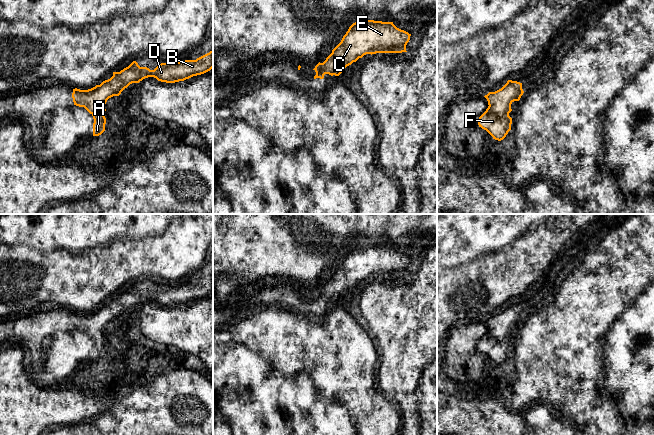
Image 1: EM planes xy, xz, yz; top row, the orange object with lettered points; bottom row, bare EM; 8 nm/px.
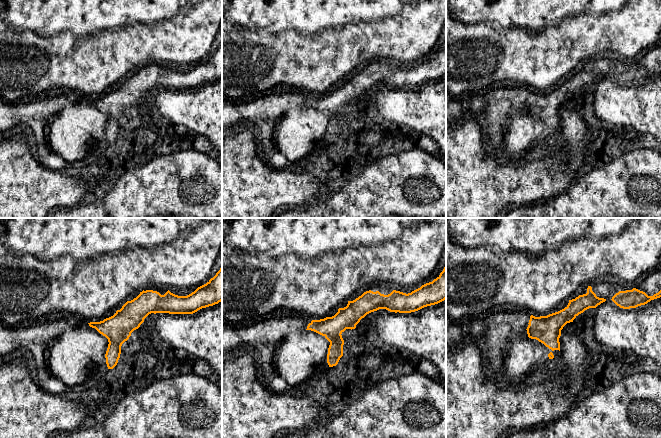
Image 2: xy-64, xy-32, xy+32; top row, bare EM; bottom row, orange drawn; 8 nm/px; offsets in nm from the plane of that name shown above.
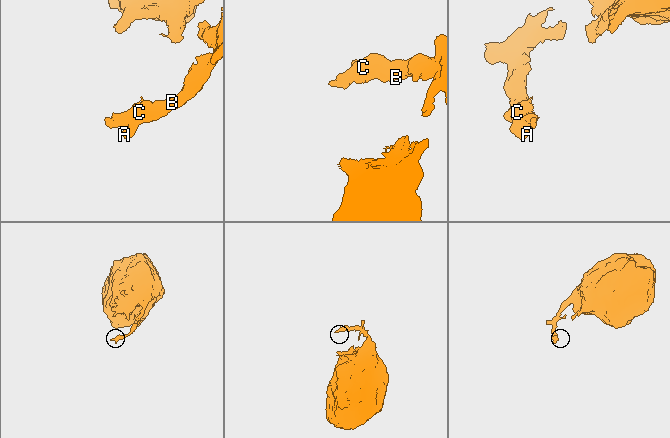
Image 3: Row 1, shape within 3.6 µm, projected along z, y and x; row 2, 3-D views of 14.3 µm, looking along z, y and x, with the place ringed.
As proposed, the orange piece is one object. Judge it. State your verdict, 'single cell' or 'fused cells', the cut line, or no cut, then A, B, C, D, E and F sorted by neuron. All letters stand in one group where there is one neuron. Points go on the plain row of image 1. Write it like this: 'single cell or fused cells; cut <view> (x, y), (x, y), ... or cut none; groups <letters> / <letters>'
single cell; cut none; groups A B C D E F

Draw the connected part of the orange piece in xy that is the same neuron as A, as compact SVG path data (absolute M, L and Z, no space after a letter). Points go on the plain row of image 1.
M213 274L196 284L161 287L154 294L140 291L133 285L120 296L113 296L113 300L100 309L88 314L73 313L72 322L74 329L84 331L93 340L93 360L99 360L105 355L104 338L107 324L119 320L130 308L139 307L148 301L154 301L161 306L175 307L204 298L212 292Z

